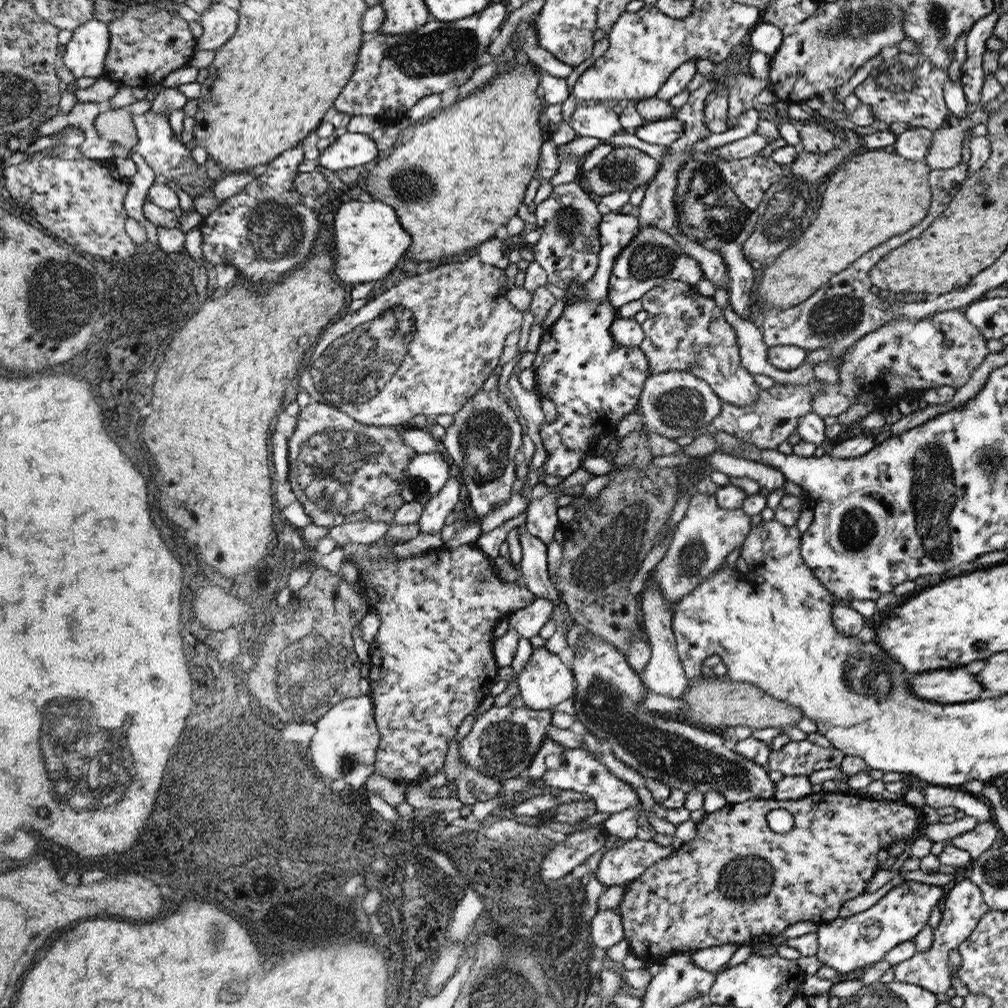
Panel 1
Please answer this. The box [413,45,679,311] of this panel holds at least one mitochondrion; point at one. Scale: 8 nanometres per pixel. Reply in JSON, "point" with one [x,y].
{"point":[620,171]}

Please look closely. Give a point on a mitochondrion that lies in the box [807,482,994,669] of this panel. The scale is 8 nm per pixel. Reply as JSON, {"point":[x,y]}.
{"point":[852,533]}

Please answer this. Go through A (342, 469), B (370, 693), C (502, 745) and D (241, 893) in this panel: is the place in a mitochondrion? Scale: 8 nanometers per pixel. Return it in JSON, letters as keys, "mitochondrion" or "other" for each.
{"A":"mitochondrion","B":"other","C":"mitochondrion","D":"other"}

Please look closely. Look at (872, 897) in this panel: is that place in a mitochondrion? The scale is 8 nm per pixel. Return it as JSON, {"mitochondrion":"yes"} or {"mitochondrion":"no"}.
{"mitochondrion":"no"}

